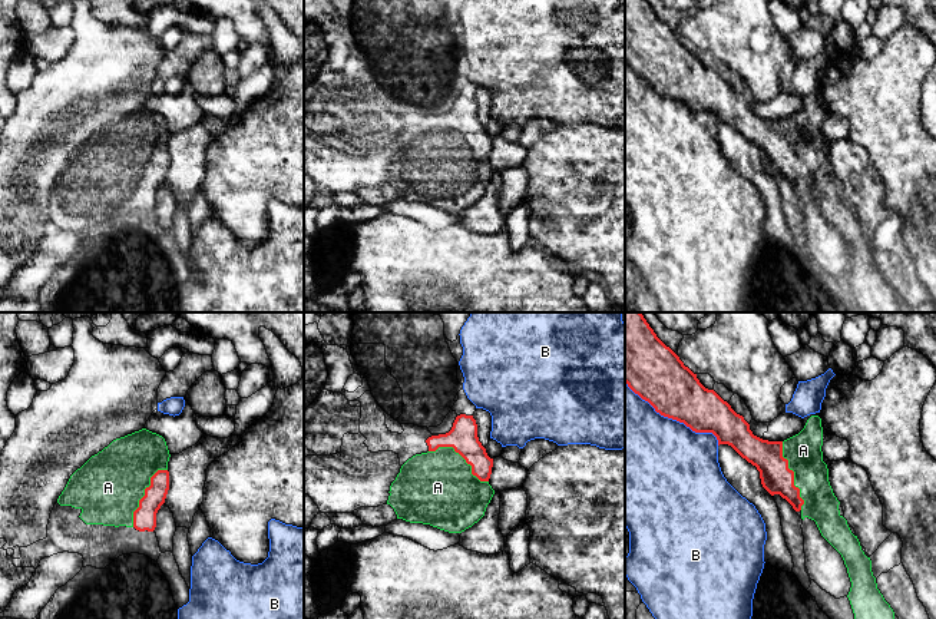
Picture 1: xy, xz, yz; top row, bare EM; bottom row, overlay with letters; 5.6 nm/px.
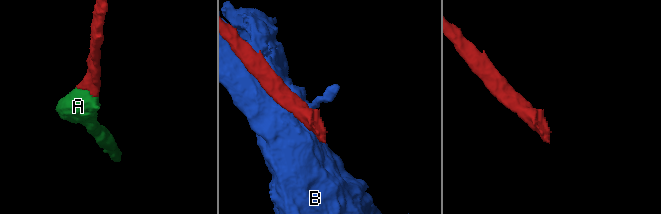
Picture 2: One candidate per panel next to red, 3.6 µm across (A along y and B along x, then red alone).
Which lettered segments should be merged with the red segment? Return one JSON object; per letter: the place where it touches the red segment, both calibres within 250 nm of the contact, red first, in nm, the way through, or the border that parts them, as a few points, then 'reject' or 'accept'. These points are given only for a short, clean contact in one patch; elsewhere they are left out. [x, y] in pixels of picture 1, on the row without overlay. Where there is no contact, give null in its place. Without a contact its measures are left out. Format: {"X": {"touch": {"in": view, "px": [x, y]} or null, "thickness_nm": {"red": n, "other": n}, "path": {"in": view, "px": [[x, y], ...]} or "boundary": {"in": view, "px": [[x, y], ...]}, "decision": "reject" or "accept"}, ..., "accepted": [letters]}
{"A": {"touch": {"in": "yz", "px": [793, 155]}, "thickness_nm": {"red": 180, "other": 200}, "decision": "accept"}, "B": {"touch": {"in": "yz", "px": [674, 98]}, "thickness_nm": {"red": 300, "other": 500}, "decision": "reject"}, "accepted": ["A"]}

